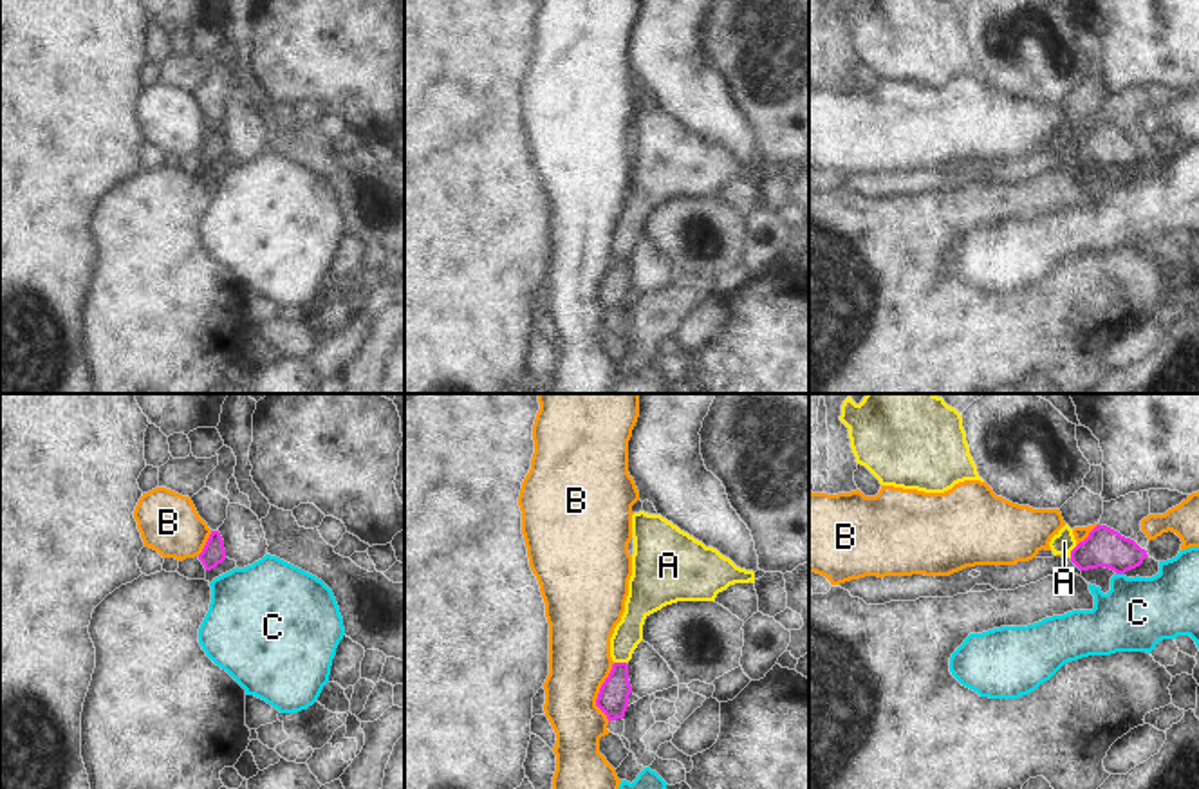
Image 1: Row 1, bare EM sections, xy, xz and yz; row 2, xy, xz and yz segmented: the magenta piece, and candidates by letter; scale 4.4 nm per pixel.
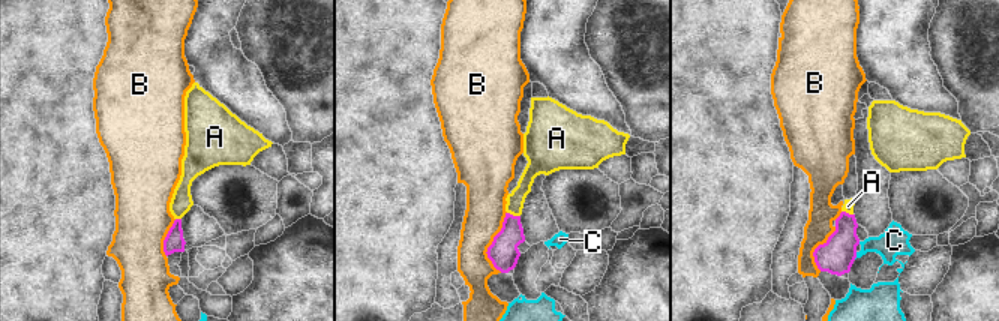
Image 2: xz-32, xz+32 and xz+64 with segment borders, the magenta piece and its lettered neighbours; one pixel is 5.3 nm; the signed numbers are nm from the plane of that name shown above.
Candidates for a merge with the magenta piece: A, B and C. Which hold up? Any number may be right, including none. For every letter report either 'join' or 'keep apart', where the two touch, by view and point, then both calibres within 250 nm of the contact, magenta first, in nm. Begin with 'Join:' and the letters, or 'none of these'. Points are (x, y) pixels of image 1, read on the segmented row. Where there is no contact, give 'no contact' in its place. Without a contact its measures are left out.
Join: A
A: join; contact xz (620, 663); calibres 140 and 130 nm
B: keep apart; contact xz (600, 692); calibres 140 and 280 nm
C: keep apart; contact yz (1120, 573); calibres 180 and 320 nm

